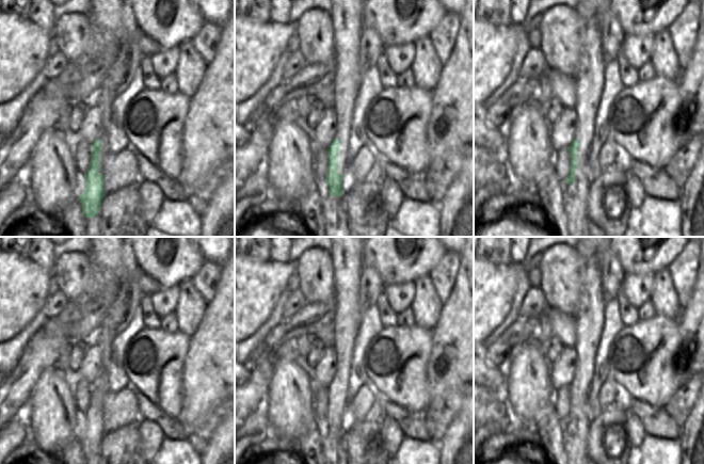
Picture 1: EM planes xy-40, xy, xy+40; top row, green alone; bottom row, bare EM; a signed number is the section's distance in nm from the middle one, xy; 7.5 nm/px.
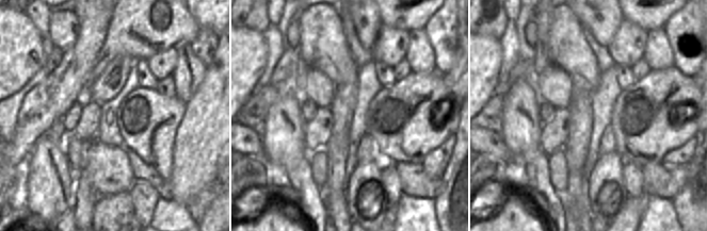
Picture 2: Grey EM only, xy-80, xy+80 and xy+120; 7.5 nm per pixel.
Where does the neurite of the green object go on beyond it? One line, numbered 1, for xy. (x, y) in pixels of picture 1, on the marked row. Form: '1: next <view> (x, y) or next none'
1: next none

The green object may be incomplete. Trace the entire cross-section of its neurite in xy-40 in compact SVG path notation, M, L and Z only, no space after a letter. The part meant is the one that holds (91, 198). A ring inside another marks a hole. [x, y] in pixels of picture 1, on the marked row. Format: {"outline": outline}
{"outline": "M96 139L91 145L91 161L84 175L84 191L78 199L82 206L84 218L98 215L103 194L103 175L99 174L99 150L101 142Z"}

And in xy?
{"outline": "M334 139L327 147L327 174L325 182L331 196L342 195L342 176L338 174L338 150L340 142Z"}

